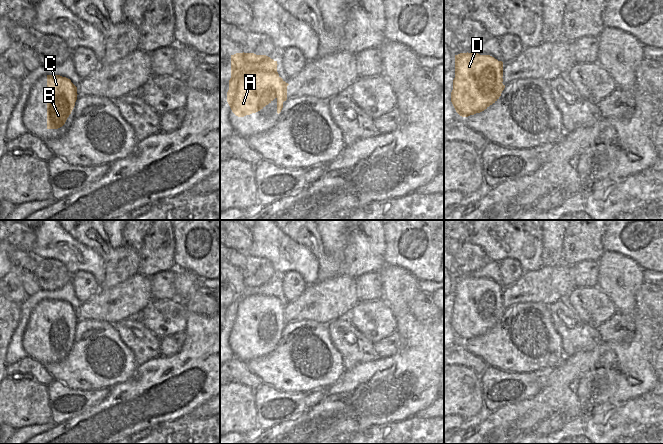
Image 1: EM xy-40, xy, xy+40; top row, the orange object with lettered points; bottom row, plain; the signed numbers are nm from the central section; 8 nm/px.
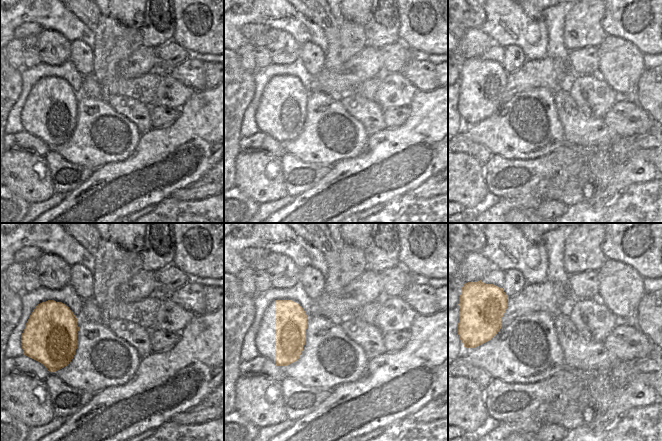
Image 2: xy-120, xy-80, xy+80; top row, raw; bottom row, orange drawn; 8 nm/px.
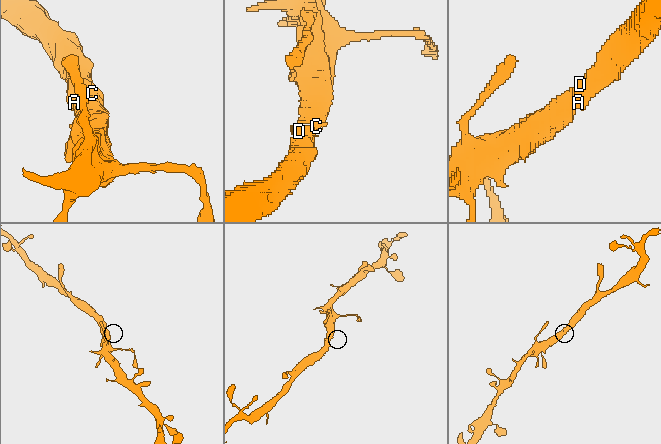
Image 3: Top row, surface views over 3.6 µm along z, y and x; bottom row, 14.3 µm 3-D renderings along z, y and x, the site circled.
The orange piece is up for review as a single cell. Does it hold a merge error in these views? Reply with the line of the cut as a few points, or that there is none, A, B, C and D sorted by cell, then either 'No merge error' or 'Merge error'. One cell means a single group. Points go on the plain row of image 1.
No split. Groups: A B C D. No merge error.

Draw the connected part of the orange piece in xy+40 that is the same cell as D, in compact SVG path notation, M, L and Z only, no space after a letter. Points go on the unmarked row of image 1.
M460 277L455 279L455 302L451 316L451 326L462 341L480 337L495 327L505 312L503 306L503 286L490 279Z

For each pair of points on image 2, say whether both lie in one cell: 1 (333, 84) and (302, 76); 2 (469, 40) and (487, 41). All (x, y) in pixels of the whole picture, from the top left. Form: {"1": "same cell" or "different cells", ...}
{"1": "different cells", "2": "same cell"}

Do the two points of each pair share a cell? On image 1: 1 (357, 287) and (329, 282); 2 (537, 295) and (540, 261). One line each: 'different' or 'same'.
1: same
2: different

